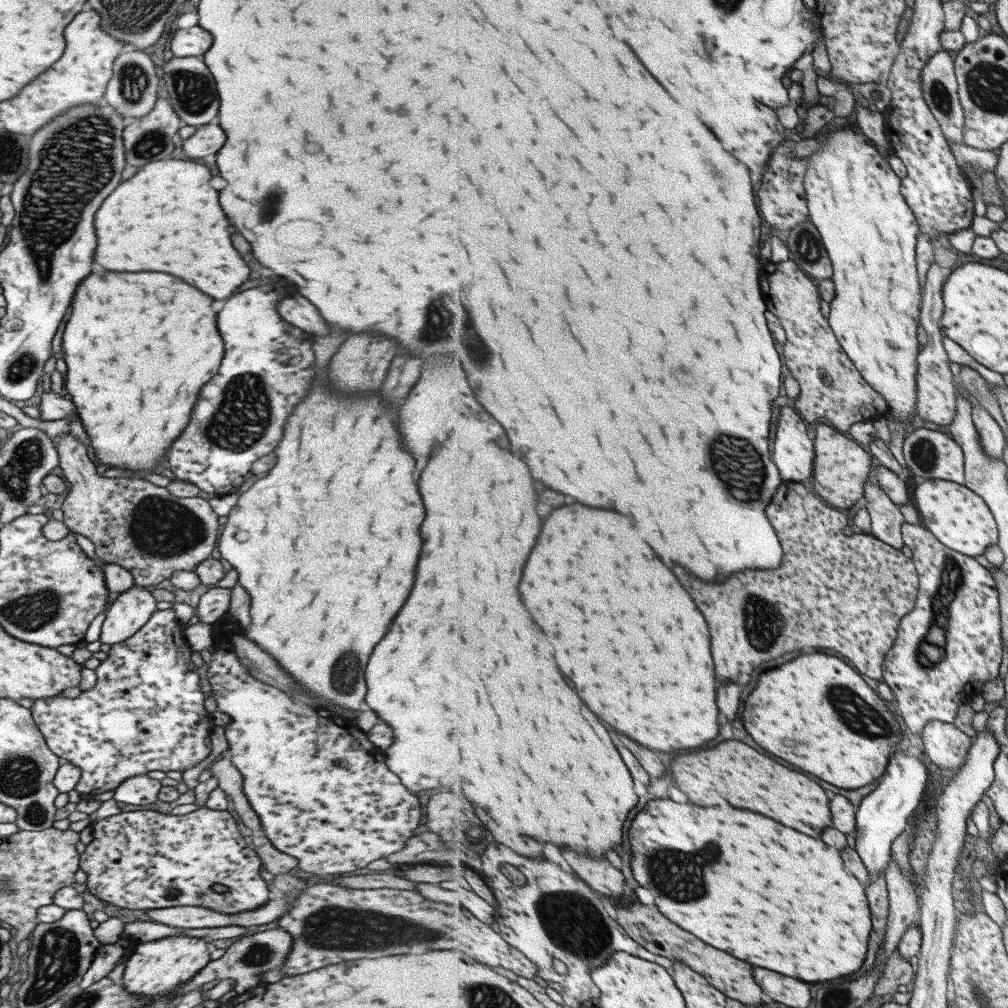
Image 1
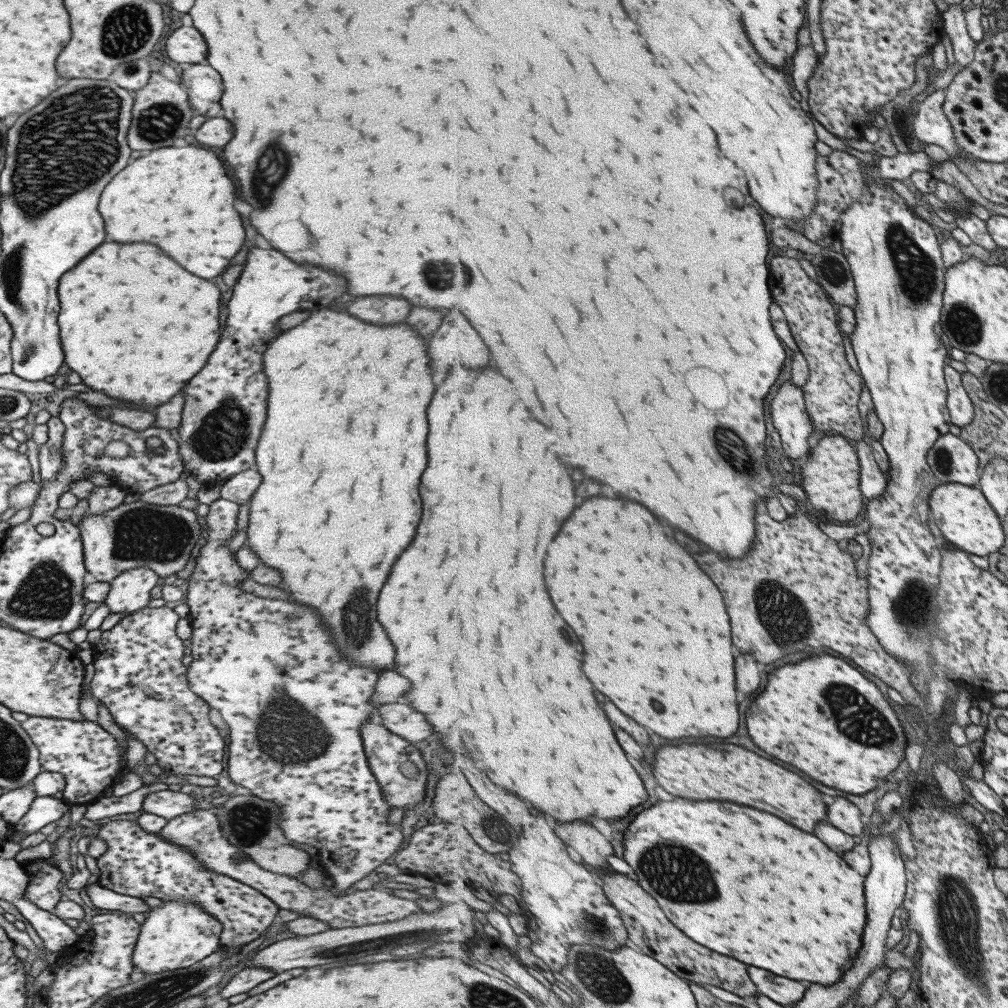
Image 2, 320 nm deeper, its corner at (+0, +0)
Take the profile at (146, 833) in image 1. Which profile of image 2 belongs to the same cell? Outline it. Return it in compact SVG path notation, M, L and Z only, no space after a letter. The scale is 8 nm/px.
M108 822L100 826L96 837L106 844L105 853L95 859L99 869L98 886L137 899L154 897L160 901L191 901L199 905L222 924L216 950L225 953L223 959L255 945L277 920L278 906L273 901L228 876L211 872L195 855L157 834L143 832L137 822Z

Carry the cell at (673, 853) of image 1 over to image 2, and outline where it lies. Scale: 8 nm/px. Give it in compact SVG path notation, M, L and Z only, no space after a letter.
M677 798L673 802L659 802L653 808L641 812L627 828L625 834L625 858L637 872L641 886L653 895L660 903L670 920L673 920L687 936L721 952L725 956L733 956L737 960L745 960L745 964L765 968L777 972L779 976L789 976L793 980L809 980L815 984L831 986L841 982L843 974L853 968L853 962L863 946L863 930L867 924L867 910L865 910L865 876L853 870L837 852L833 852L825 842L817 836L807 834L793 824L773 816L769 812L761 812L757 808L739 806L733 802L693 802L685 798Z

